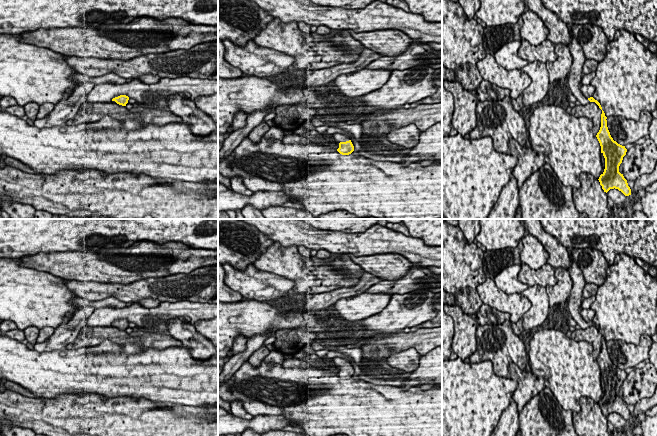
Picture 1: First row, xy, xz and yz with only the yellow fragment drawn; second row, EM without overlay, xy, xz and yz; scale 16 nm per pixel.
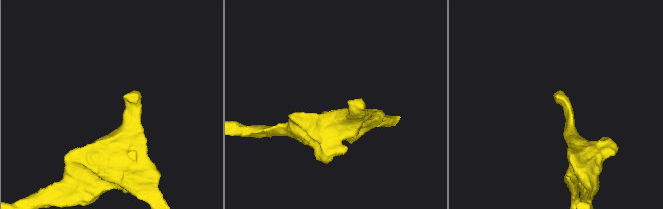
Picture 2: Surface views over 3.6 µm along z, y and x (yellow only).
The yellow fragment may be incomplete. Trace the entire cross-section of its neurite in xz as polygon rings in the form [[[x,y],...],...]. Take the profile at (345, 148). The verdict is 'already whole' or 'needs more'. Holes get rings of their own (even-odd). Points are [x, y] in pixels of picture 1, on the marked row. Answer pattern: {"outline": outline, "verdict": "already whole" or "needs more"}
{"outline": [[[334,133],[333,138],[339,143],[337,151],[342,155],[349,155],[354,151],[354,146],[351,140],[344,134]]], "verdict": "needs more"}

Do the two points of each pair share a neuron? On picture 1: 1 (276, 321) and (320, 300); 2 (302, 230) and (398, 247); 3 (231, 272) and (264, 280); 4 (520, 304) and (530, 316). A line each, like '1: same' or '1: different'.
1: different
2: same
3: same
4: different

